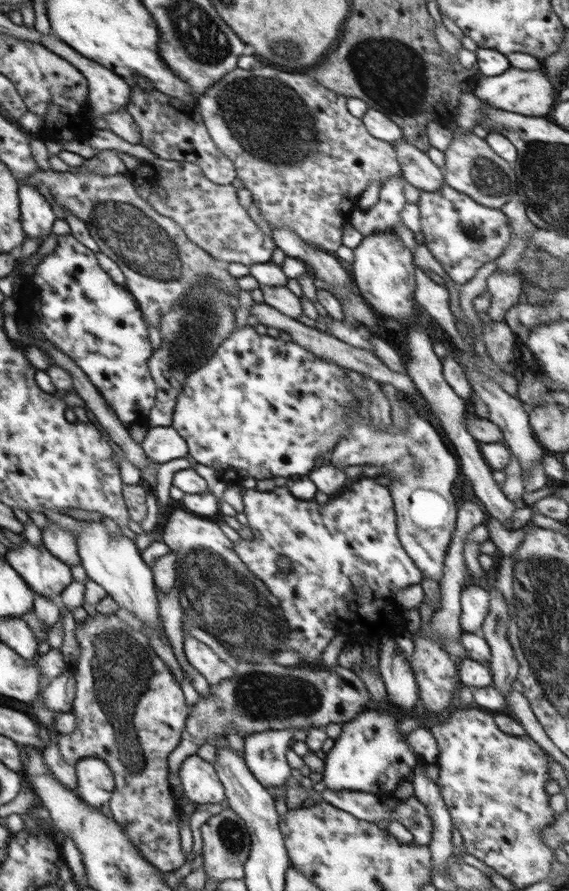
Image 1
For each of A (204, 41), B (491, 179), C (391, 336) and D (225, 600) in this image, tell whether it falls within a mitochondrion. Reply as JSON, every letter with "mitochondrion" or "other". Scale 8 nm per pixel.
{"A":"mitochondrion","B":"mitochondrion","C":"other","D":"mitochondrion"}

